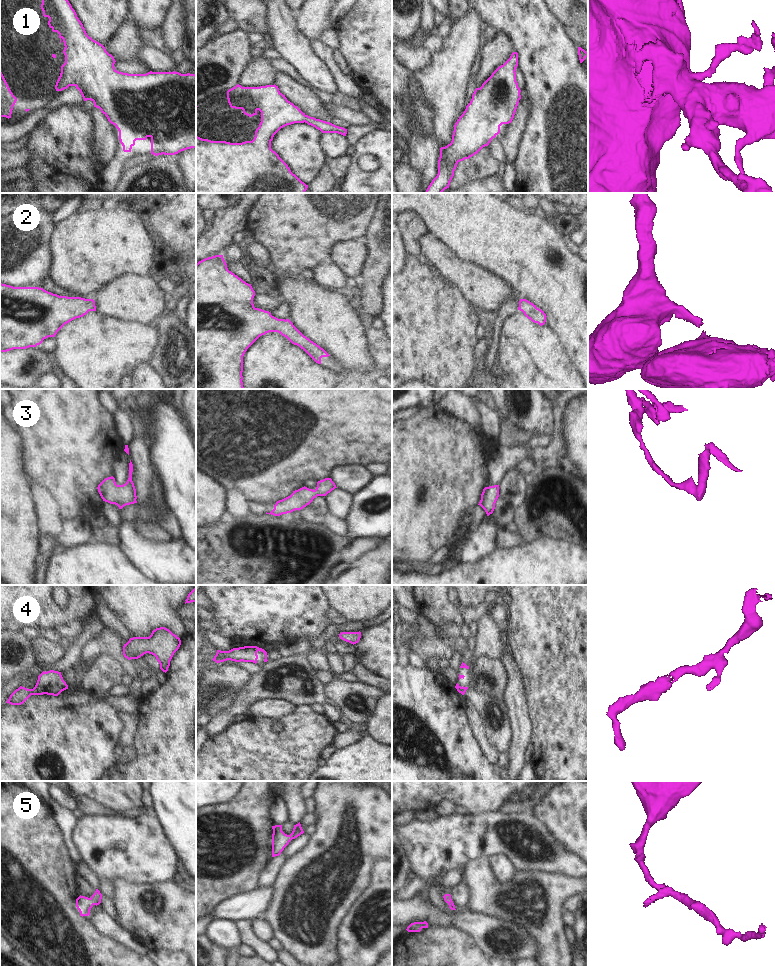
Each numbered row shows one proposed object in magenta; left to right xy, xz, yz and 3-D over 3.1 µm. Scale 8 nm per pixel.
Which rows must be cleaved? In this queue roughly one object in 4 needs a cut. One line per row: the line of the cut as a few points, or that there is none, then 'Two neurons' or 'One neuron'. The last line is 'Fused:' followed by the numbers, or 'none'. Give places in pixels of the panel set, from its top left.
1: No split. One neuron
2: No split. One neuron
3: No split. One neuron
4: No split. One neuron
5: No split. One neuron
Fused: none.

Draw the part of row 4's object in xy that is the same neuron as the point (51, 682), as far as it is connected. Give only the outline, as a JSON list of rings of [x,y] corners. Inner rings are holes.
[[[50,670],[43,671],[39,676],[33,689],[20,686],[9,697],[6,703],[11,705],[23,704],[31,695],[53,695],[58,696],[62,691],[68,689],[68,685],[63,680],[61,672]]]

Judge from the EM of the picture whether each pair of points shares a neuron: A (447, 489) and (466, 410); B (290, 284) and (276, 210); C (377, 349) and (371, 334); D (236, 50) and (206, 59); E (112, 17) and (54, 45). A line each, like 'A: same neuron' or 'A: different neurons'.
A: different neurons
B: different neurons
C: same neuron
D: same neuron
E: different neurons

